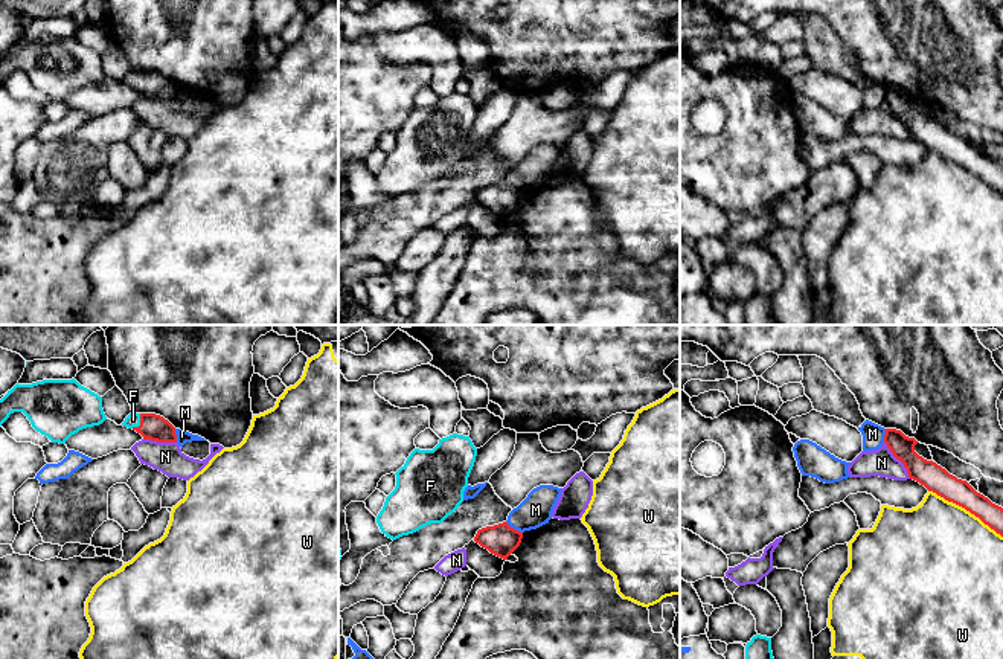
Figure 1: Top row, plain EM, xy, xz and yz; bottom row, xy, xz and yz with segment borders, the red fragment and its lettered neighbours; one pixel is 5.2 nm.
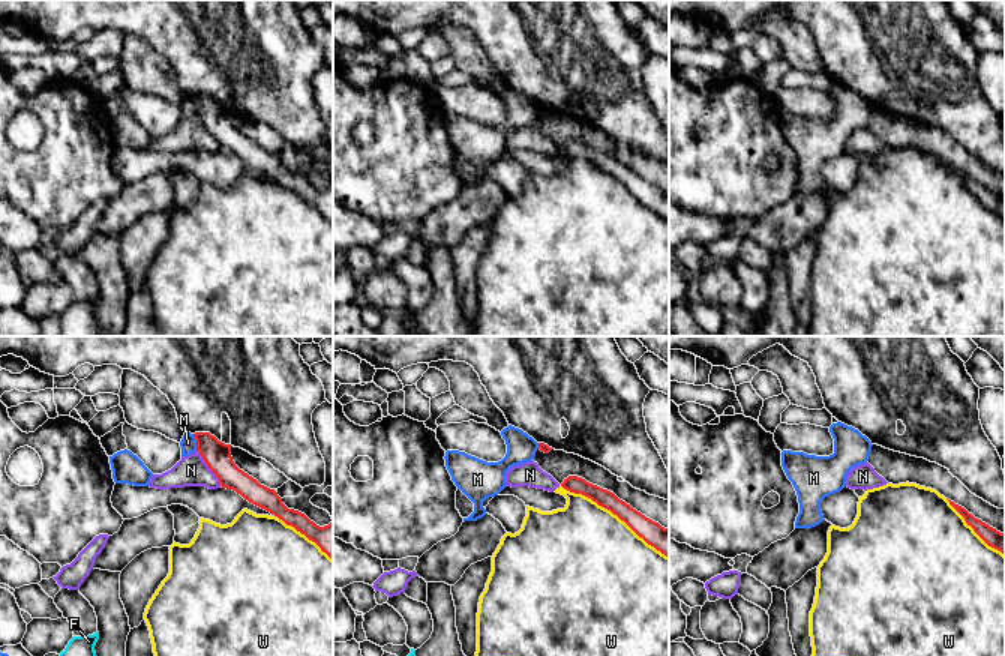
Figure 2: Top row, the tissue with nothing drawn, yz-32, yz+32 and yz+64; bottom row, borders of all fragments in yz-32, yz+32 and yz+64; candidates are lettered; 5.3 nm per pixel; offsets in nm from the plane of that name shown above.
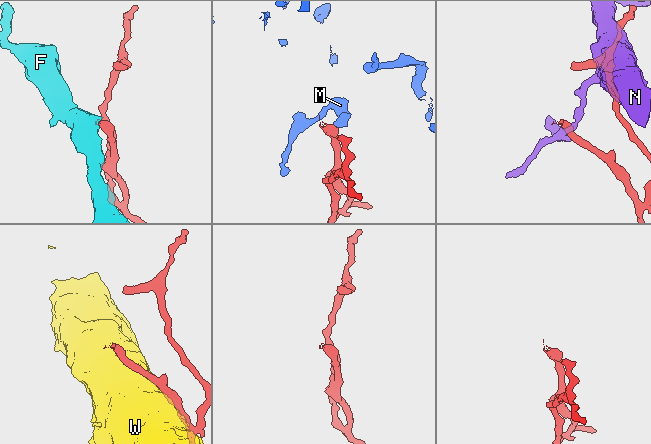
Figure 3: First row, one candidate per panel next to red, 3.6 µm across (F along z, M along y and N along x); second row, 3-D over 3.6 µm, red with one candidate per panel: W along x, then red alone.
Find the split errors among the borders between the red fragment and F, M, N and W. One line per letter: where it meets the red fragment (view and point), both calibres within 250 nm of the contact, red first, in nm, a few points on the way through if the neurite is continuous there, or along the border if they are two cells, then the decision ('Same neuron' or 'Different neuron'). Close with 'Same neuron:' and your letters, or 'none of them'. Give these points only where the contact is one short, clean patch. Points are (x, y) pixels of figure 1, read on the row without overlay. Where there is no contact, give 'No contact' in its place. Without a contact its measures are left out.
F: Touches red at xy (140, 81). Thickness 140 nm (red) against 80 nm. Path across: xy (154, 86), (140, 81), (133, 78). Same neuron
M: Touches red at xz (512, 186). Thickness 170 nm (red) against 170 nm. Different neuron
N: Touches red at yz (898, 116). Thickness 140 nm (red) against 150 nm. Boundary: yz (884, 99), (910, 136). Different neuron
W: Touches red at yz (965, 167). Thickness 140 nm (red) against 500 nm. Different neuron
Same neuron: F

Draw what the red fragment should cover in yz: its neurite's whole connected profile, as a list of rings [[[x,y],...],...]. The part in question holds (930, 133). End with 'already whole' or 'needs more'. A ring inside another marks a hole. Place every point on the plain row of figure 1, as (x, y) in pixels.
[[[886,87],[884,101],[907,127],[908,136],[948,160],[953,160],[1003,195],[1003,166],[977,151],[966,139],[957,137],[933,119],[915,110],[918,99],[901,88]]]; already whole

